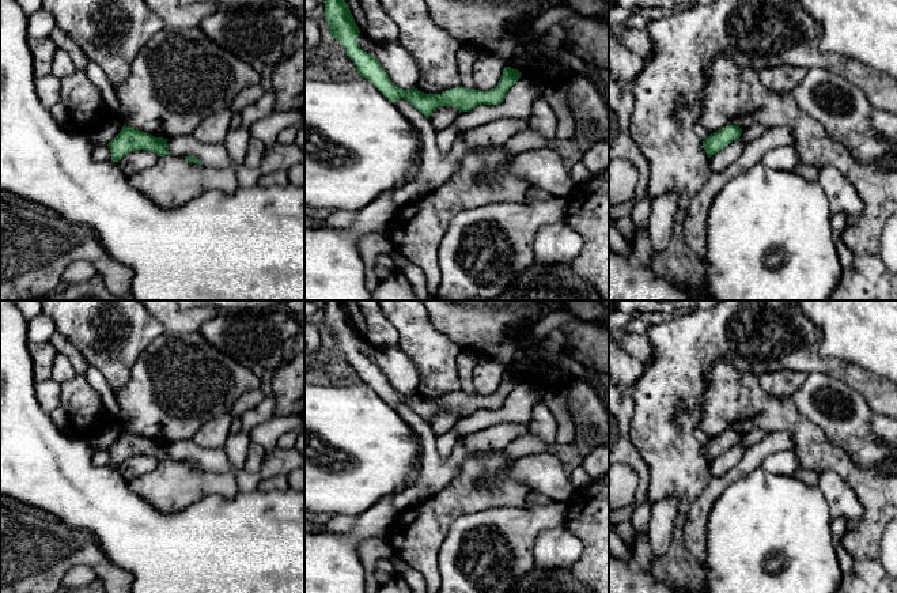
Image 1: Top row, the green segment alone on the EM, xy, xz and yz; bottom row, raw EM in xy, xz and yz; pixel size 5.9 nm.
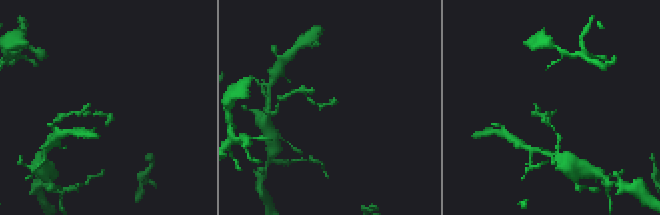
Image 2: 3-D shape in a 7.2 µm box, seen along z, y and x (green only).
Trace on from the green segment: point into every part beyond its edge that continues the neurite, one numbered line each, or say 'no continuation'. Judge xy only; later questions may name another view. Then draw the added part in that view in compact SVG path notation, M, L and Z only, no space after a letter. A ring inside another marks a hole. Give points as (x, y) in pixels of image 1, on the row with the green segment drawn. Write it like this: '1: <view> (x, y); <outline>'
no continuation

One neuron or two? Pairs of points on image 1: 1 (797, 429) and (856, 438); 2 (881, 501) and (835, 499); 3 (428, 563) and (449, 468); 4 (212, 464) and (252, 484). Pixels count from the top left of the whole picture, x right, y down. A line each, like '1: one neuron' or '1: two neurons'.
1: two neurons
2: two neurons
3: two neurons
4: one neuron

